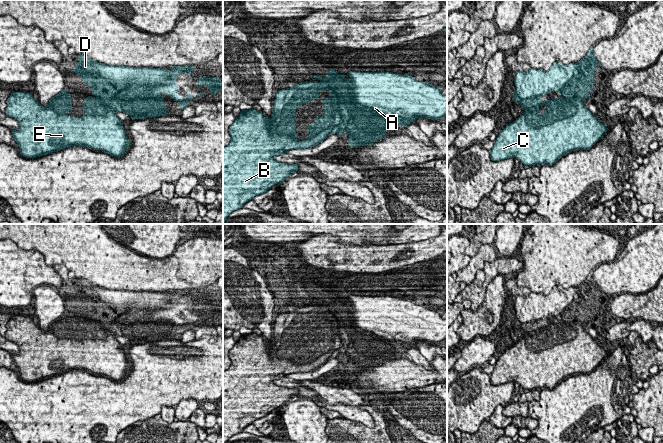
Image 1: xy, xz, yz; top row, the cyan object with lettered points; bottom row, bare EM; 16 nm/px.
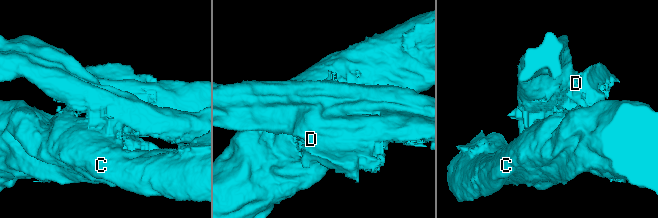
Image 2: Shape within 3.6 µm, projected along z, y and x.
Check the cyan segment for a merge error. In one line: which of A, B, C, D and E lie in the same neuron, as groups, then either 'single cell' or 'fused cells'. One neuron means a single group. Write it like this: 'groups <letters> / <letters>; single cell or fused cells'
groups A D / B C E; fused cells

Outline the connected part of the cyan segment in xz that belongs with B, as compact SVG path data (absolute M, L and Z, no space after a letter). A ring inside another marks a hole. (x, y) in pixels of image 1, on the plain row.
M304 305L276 316L272 336L269 342L254 332L242 334L229 352L231 364L223 371L223 443L298 395L297 388L277 386L275 380L318 369L343 345L338 316L318 305ZM327 314L330 321L321 322L321 355L298 366L295 333Z

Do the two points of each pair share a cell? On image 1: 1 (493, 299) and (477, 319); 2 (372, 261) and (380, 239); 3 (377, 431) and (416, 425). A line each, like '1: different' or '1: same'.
1: same
2: different
3: different

